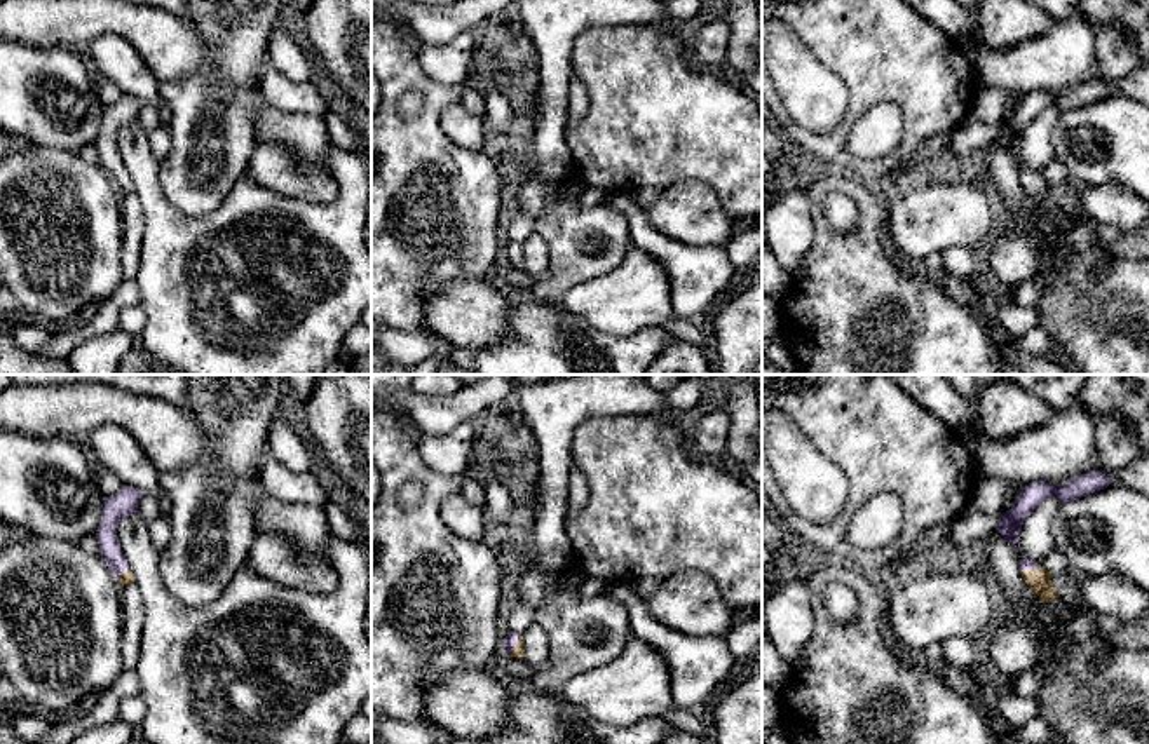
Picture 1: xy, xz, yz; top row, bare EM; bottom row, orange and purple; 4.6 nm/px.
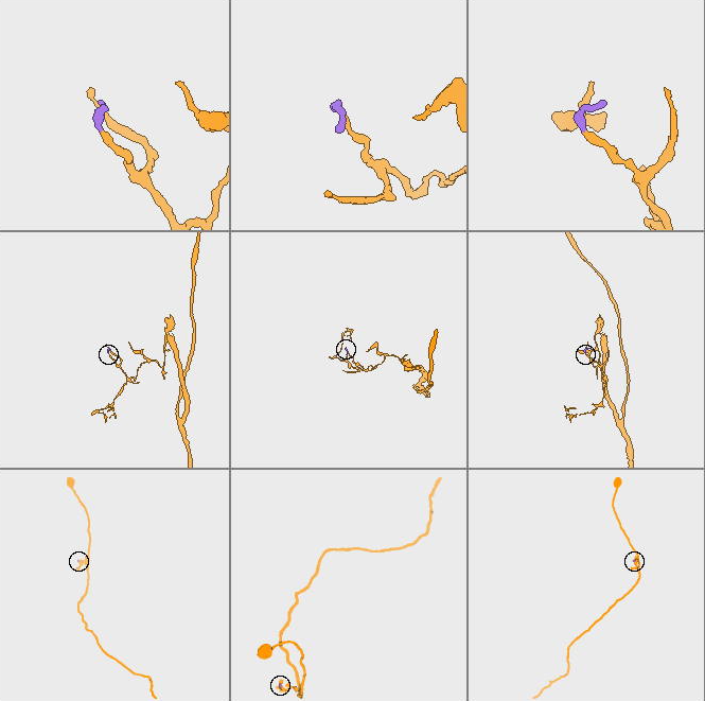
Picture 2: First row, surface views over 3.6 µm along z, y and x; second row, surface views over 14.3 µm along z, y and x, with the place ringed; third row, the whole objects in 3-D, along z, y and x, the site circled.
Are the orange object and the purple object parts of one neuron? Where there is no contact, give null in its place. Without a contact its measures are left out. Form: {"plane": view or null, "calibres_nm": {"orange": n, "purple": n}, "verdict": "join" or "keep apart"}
{"plane": "xz", "calibres_nm": {"orange": 50, "purple": 60}, "verdict": "join"}

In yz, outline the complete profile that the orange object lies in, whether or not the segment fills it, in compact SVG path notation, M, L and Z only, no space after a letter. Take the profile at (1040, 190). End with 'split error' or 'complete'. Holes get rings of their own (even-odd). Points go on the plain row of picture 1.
M1018 169L1022 188L1027 195L1039 206L1041 211L1053 211L1058 207L1057 200L1051 195L1051 183L1039 176L1032 169Z; split error

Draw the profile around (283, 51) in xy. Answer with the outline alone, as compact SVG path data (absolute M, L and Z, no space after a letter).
M275 26L269 35L267 57L293 82L310 80L312 63L307 59L305 51L281 26Z

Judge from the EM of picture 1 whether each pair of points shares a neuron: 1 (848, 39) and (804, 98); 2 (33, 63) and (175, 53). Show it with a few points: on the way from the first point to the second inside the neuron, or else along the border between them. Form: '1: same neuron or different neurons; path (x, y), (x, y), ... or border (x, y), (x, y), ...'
1: different neurons; border (797, 40), (843, 82), (849, 103)
2: different neurons; border (28, 44), (68, 47)

